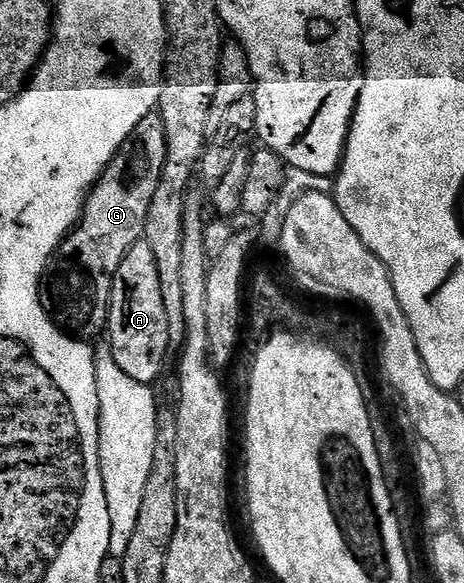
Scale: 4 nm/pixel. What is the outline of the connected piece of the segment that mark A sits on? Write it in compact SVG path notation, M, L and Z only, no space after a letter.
M144 241L131 245L113 278L108 335L119 369L123 369L123 373L127 373L127 377L132 377L134 381L156 384L156 379L165 367L165 351L170 350L167 309L160 289L155 253L151 253L151 246Z

